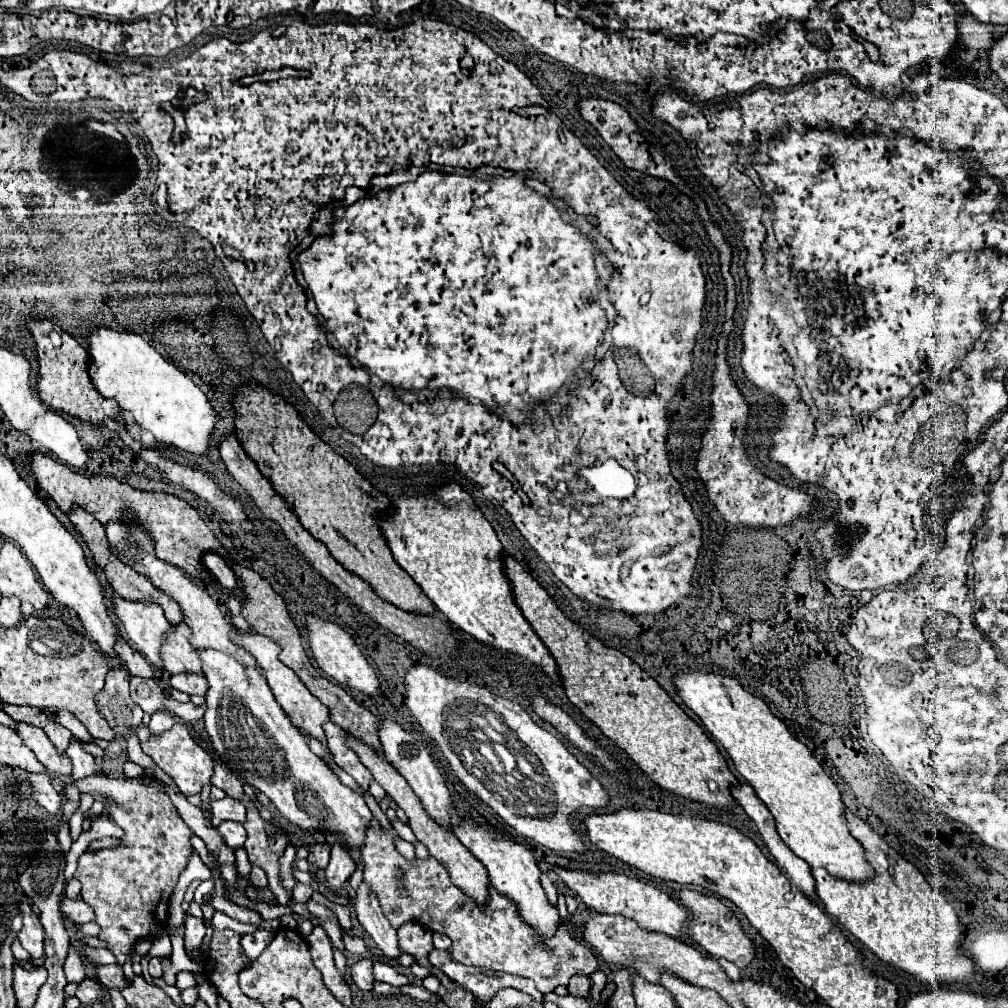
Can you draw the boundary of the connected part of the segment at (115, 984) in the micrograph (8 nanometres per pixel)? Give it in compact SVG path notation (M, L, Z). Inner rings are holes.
M117 964L97 966L97 978L107 990L113 990L113 988L121 990L121 988L125 988L125 974L123 974L123 968L117 966Z

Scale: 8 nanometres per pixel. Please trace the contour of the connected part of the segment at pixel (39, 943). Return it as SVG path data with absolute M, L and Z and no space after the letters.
M27 900L21 902L23 912L23 928L17 934L21 946L31 954L31 960L37 960L43 956L43 942L45 942L45 930L39 922L39 916L31 910Z

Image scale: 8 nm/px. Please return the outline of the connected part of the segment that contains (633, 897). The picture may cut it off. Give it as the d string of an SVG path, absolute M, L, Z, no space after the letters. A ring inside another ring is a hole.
M543 860L538 863L538 866L542 873L552 870L559 875L559 878L581 898L581 902L585 902L595 912L623 914L625 918L639 922L641 928L663 932L673 938L681 936L687 910L679 902L671 900L665 892L651 886L649 882L643 882L619 872L589 872L589 870L577 870L577 868L561 868Z

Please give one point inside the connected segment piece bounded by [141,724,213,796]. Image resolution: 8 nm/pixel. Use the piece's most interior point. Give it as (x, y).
(175, 751)

